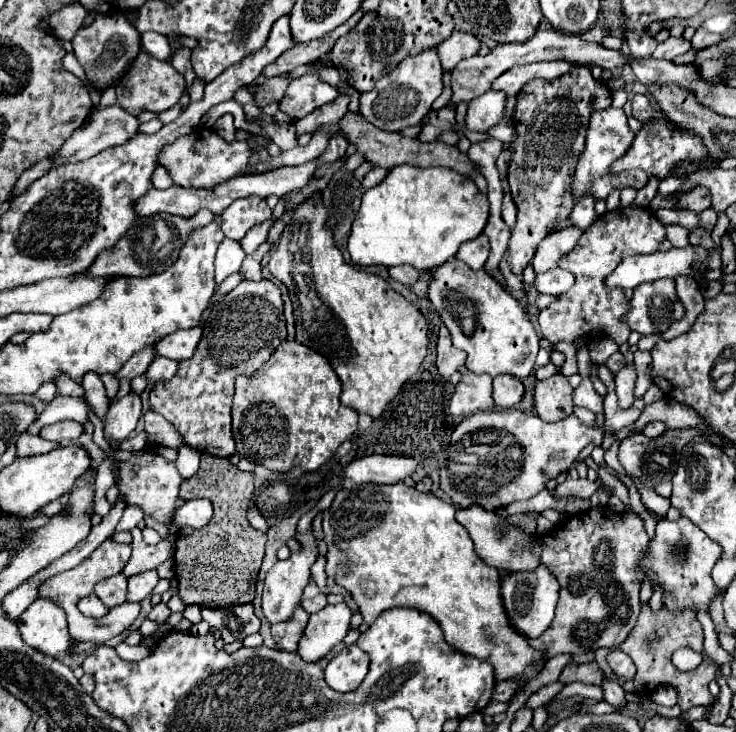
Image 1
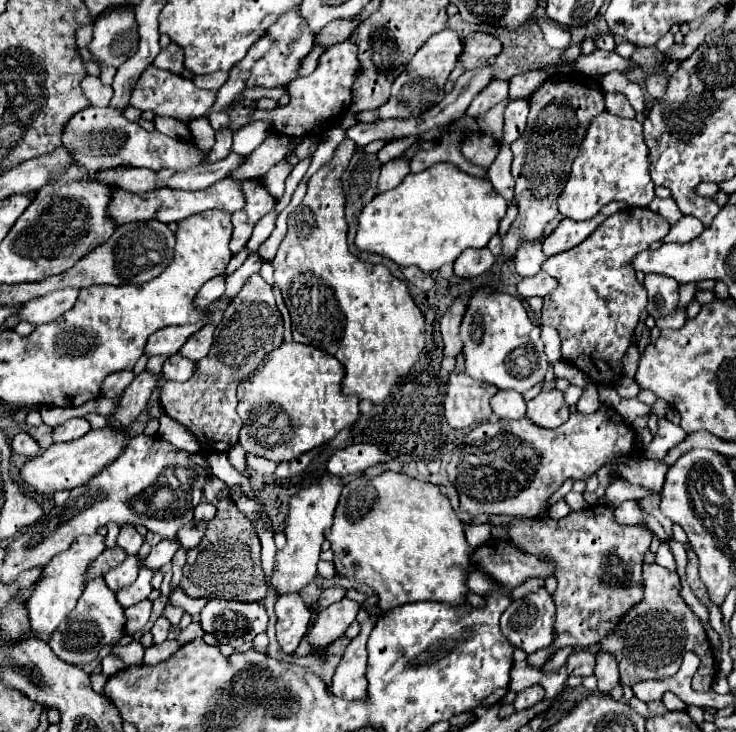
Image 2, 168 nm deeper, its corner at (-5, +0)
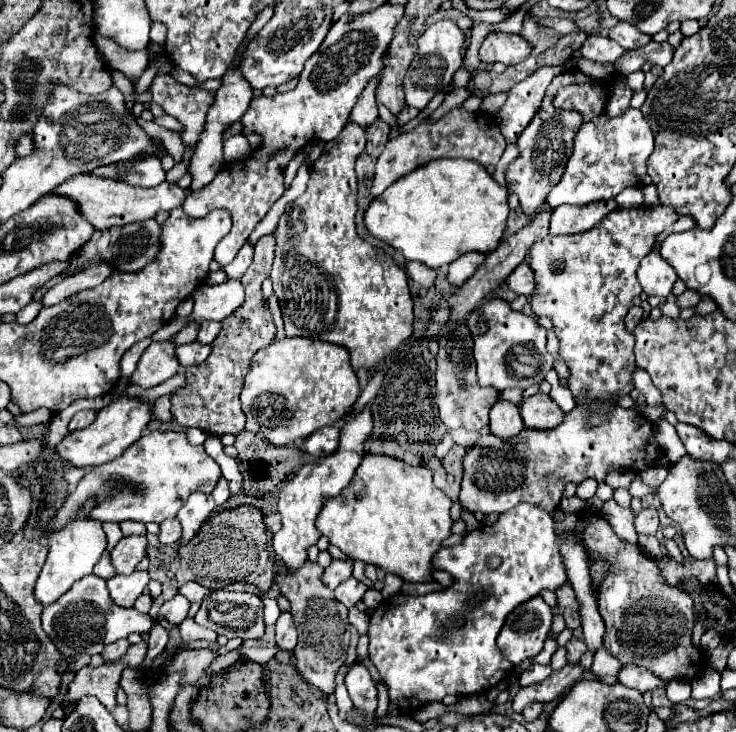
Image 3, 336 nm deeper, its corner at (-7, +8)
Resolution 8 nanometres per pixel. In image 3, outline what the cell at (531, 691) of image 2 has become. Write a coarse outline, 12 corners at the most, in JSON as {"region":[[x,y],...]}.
{"region":[[531,666],[519,678],[521,686],[531,686],[551,676],[551,666]]}

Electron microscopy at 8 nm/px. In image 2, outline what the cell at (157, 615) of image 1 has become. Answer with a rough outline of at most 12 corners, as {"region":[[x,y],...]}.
{"region":[[159,618],[153,628],[153,642],[161,644],[169,634],[169,620]]}

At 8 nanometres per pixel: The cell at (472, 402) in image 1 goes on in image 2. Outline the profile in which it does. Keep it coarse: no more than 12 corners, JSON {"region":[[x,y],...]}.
{"region":[[449,372],[447,424],[463,430],[487,422],[495,386]]}

